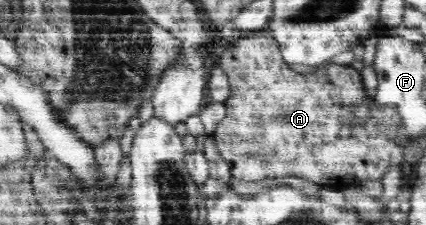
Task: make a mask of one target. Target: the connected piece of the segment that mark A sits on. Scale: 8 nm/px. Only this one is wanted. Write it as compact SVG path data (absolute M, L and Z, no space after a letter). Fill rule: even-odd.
M268 30L255 36L243 35L227 44L221 54L220 66L227 75L230 93L224 102L227 115L219 122L212 137L223 160L230 164L233 179L257 182L265 178L298 176L309 182L327 184L335 190L345 190L361 180L381 180L389 168L401 165L404 150L386 140L385 136L380 136L374 126L375 122L399 124L397 109L388 106L387 113L377 113L374 101L367 101L361 73L351 65L327 63L320 67L320 72L299 74L283 60L279 45ZM361 104L368 104L369 110L374 112L371 121L370 114L367 114L367 120L359 124L355 112ZM346 123L353 130L348 138L343 139L339 132Z

